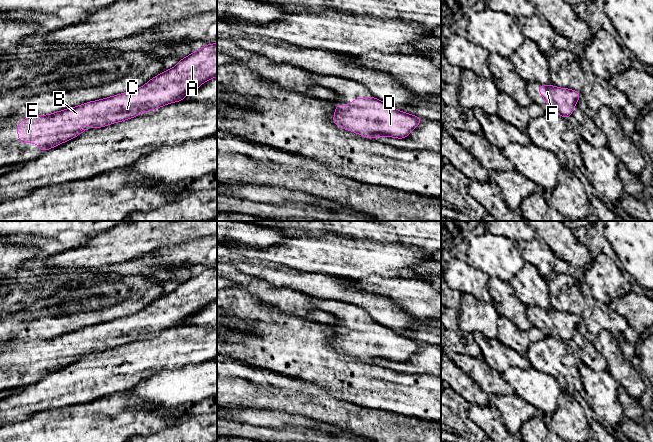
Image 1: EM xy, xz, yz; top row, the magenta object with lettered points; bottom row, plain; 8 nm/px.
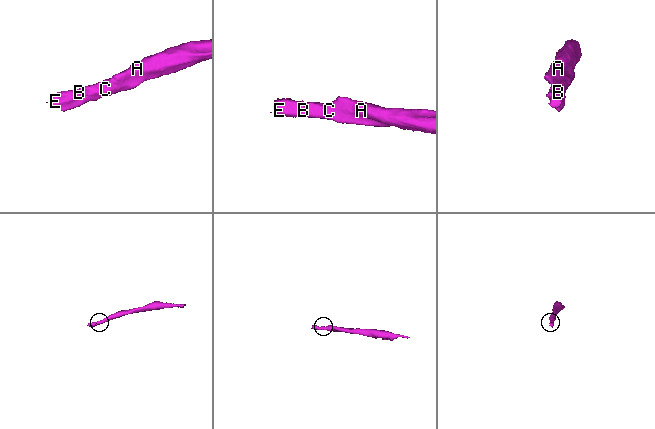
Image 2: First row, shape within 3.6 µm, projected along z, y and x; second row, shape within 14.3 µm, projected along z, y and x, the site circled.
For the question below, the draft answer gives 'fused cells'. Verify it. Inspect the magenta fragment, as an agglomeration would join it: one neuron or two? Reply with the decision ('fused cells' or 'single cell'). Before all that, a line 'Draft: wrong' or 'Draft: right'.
Draft: wrong
single cell

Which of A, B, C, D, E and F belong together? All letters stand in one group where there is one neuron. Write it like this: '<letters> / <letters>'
A B C D E F

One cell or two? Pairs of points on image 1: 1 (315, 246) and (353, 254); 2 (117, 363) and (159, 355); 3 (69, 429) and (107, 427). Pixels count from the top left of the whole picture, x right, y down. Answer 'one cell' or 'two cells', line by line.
1: one cell
2: one cell
3: one cell

